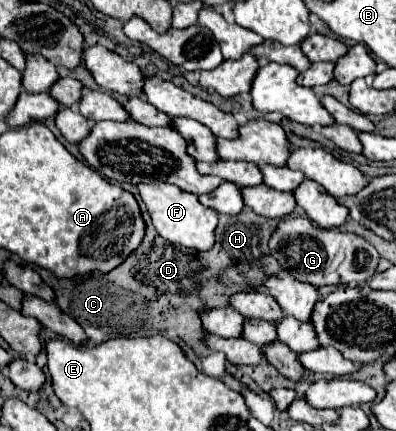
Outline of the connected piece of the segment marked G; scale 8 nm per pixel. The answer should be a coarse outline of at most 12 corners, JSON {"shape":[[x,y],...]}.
{"shape":[[287,216],[271,254],[295,280],[365,284],[379,264],[357,234]]}

